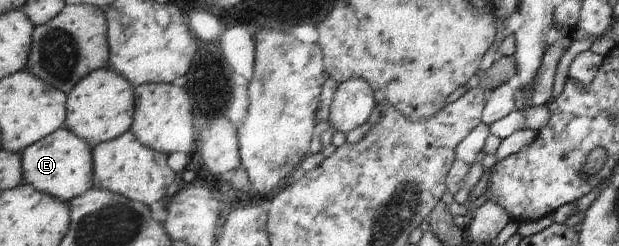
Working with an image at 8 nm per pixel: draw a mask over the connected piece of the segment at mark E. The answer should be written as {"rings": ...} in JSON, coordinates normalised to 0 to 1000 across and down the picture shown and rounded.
{"rings":[[[107,512],[47,593],[34,638],[39,744],[53,752],[65,780],[81,785],[81,797],[90,797],[107,825],[152,760],[149,593]]]}

